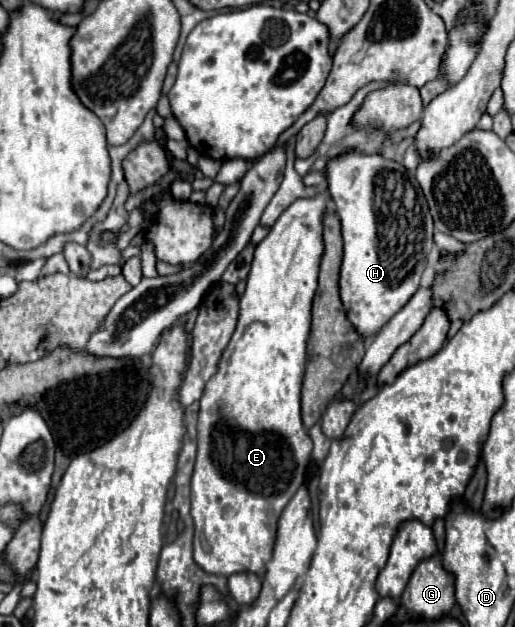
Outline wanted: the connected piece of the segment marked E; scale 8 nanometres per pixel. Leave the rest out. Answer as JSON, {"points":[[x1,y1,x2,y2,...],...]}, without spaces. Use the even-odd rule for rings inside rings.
{"points":[[316,194,312,198,300,198,292,202,274,222,270,228,268,236,254,248,254,260,250,264,250,272,246,278,246,290,240,296,240,314,236,322,236,330,232,334,230,344,222,352,222,358,218,362,218,372,206,382,204,394,200,398,200,414,198,414,198,456,196,456,196,466,194,466,194,476,192,476,192,518,196,524,196,534,194,534,194,560,200,568,212,574,222,574,222,576,232,576,240,572,252,572,256,576,264,576,266,572,266,562,272,558,272,548,276,540,276,528,278,528,278,518,284,510,284,506,290,502,290,498,296,494,296,490,304,482,304,472,310,462,312,454,312,440,302,426,300,418,300,388,302,388,302,376,304,376,304,366,306,366,306,342,310,336,310,310,312,310,312,300,318,288,318,268,324,252,322,244,322,220,326,206,330,202,328,194]]}

